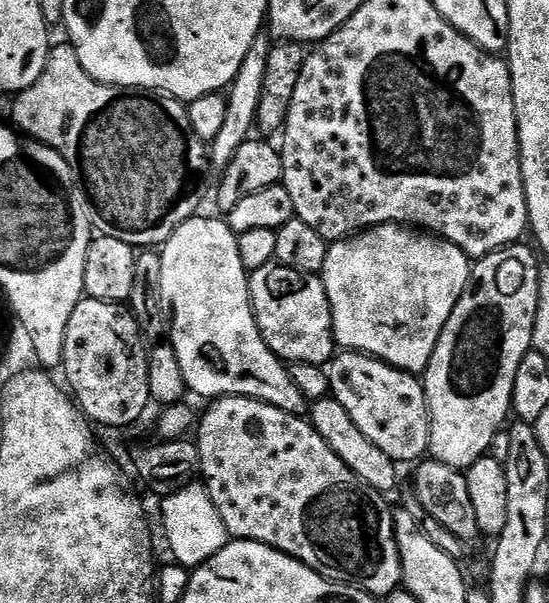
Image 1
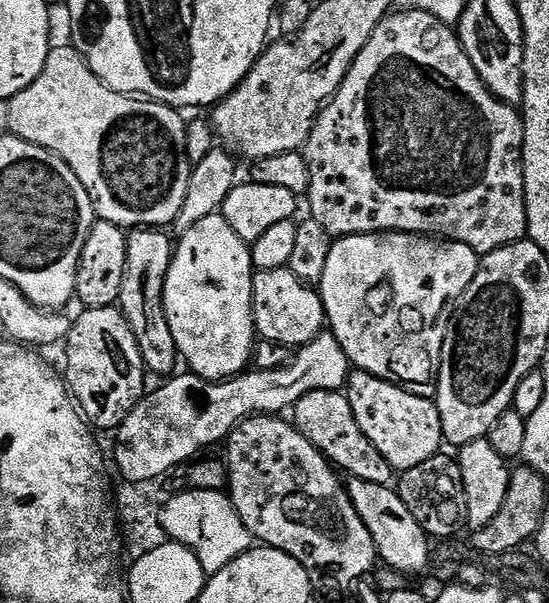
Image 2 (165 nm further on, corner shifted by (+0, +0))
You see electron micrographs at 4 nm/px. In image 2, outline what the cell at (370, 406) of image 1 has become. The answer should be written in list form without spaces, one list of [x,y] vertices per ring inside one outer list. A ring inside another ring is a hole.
[[[359,370],[349,375],[346,395],[350,410],[354,410],[354,418],[358,418],[358,426],[362,426],[362,434],[374,442],[378,454],[382,454],[397,473],[410,470],[441,451],[440,444],[445,443],[445,438],[435,399],[415,396],[397,384]]]

